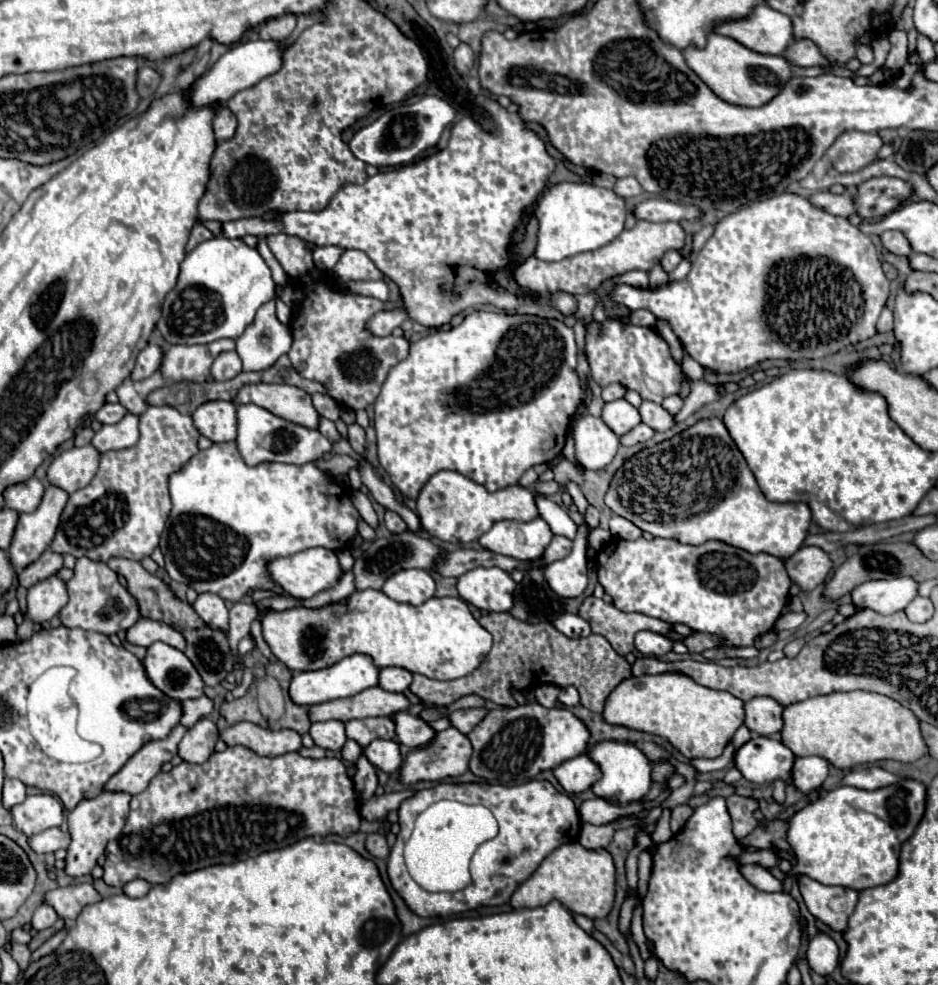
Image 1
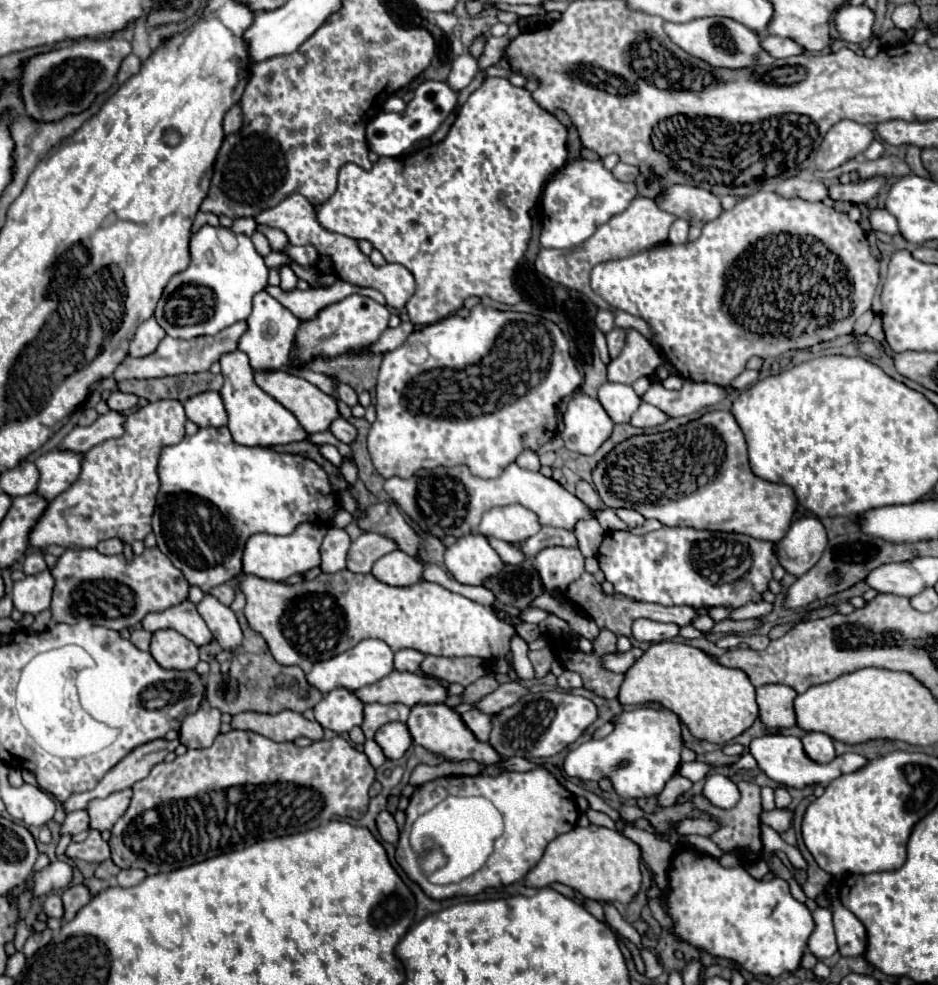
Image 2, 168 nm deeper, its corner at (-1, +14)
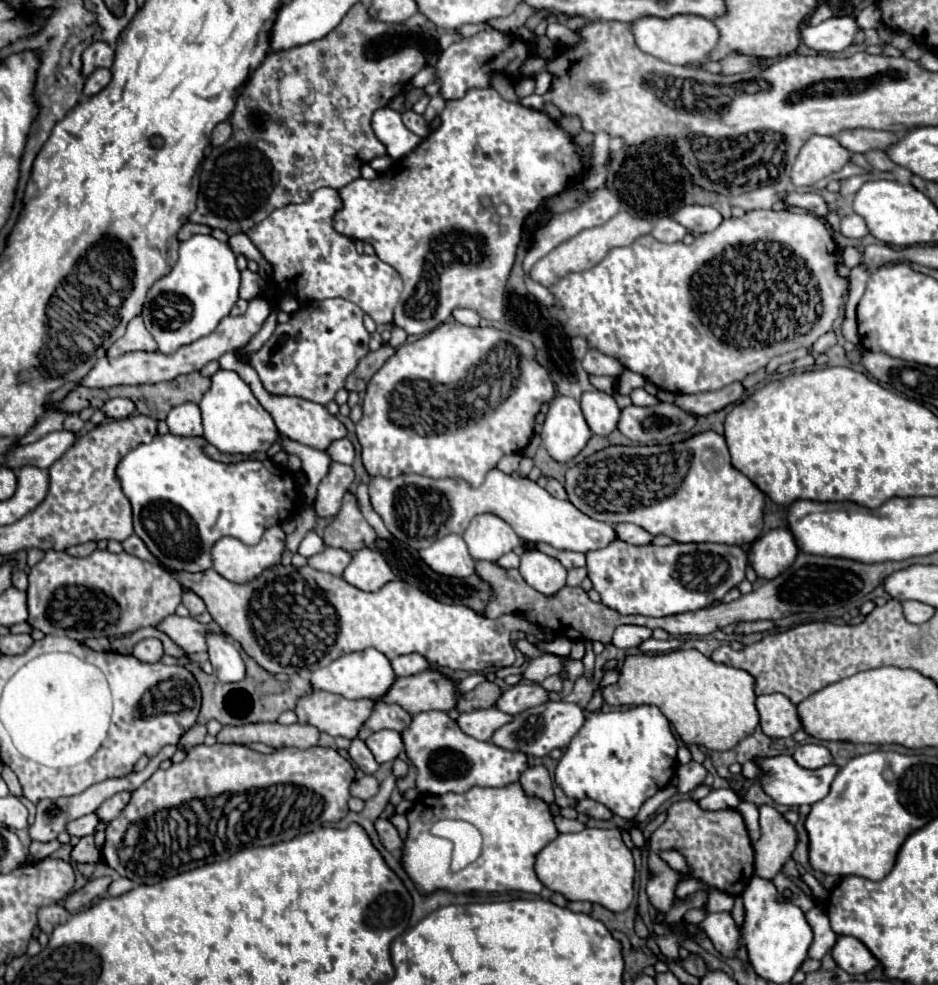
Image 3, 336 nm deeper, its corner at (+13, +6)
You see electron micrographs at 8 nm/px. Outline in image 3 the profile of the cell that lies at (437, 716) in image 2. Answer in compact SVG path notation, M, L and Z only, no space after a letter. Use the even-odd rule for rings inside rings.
M429 711L413 717L409 729L405 729L403 743L407 757L417 767L417 791L429 795L445 795L445 793L465 793L471 787L505 787L509 783L517 783L521 773L529 767L527 755L521 751L507 751L497 747L491 741L477 741L465 735L457 721L451 719L445 711ZM447 755L447 775L441 771ZM443 759L443 761L441 761Z

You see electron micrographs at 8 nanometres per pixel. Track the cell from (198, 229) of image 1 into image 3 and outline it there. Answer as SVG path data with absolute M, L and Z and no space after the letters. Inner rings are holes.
M187 221L187 223L181 227L181 231L177 233L177 239L179 239L179 241L185 241L185 239L197 235L197 233L211 233L211 229L209 229L207 225L197 225L197 223Z

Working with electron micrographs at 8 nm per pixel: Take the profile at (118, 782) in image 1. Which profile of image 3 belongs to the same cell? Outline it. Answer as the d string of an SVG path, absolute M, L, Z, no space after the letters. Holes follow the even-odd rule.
M161 751L157 757L153 757L153 759L149 761L149 765L147 765L143 771L139 771L139 773L129 773L129 775L119 777L119 779L109 779L109 781L95 783L95 785L91 785L87 791L83 791L81 795L61 797L61 799L41 799L41 801L35 805L35 807L37 807L37 813L35 813L33 825L29 825L29 837L31 837L33 841L39 841L39 843L49 843L49 841L57 839L57 835L59 835L61 831L65 831L65 825L67 825L69 821L73 821L73 819L77 819L77 817L83 817L83 815L89 815L89 813L95 813L95 811L101 807L101 803L103 803L105 799L109 799L111 795L115 795L115 793L119 793L119 791L135 791L137 787L141 787L141 785L159 769L159 763L161 763L163 759L167 759L167 755Z

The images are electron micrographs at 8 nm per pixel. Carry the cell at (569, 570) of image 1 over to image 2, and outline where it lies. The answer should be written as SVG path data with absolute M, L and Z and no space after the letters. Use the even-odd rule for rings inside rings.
M547 547L533 557L547 591L565 593L585 573L585 557L577 547Z

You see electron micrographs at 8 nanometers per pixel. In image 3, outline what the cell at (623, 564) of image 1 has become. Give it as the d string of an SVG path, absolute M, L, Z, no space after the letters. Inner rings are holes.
M613 541L613 545L605 549L597 549L593 553L587 553L587 573L593 583L593 589L601 595L601 603L615 609L621 615L647 615L647 617L667 617L667 615L677 615L677 613L687 613L687 611L697 611L703 607L709 607L717 601L723 599L723 595L731 589L737 587L745 579L745 567L747 567L747 553L741 547L735 545L719 545L719 543L673 543L669 547L659 547L659 545L629 545L625 541Z

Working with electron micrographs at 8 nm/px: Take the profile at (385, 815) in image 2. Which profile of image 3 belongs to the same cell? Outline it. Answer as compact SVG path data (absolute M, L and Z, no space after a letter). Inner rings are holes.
M377 819L375 827L377 827L381 843L385 845L387 851L399 851L399 849L403 849L403 839L399 837L399 833L397 833L397 829L395 829L395 825L391 821Z

